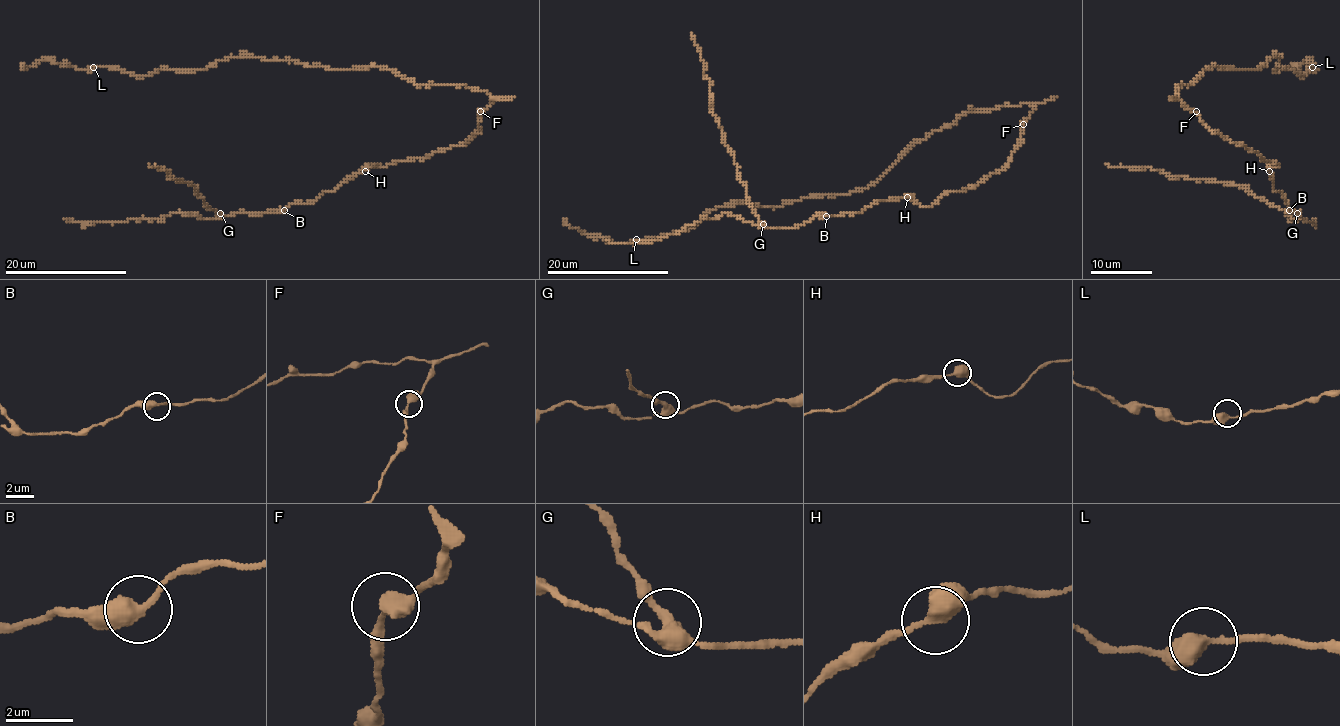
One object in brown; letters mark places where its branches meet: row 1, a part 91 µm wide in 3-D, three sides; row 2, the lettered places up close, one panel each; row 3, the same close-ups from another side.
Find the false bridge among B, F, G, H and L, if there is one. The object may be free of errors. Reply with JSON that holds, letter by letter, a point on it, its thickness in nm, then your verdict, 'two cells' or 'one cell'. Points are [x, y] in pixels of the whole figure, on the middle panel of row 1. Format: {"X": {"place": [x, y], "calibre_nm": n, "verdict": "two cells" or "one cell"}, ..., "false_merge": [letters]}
{"B": {"place": [826, 216], "calibre_nm": 420, "verdict": "one cell"}, "F": {"place": [1023, 124], "calibre_nm": 380, "verdict": "one cell"}, "G": {"place": [763, 224], "calibre_nm": 360, "verdict": "two cells"}, "H": {"place": [907, 197], "calibre_nm": 420, "verdict": "one cell"}, "L": {"place": [636, 239], "calibre_nm": 440, "verdict": "one cell"}, "false_merge": ["G"]}

